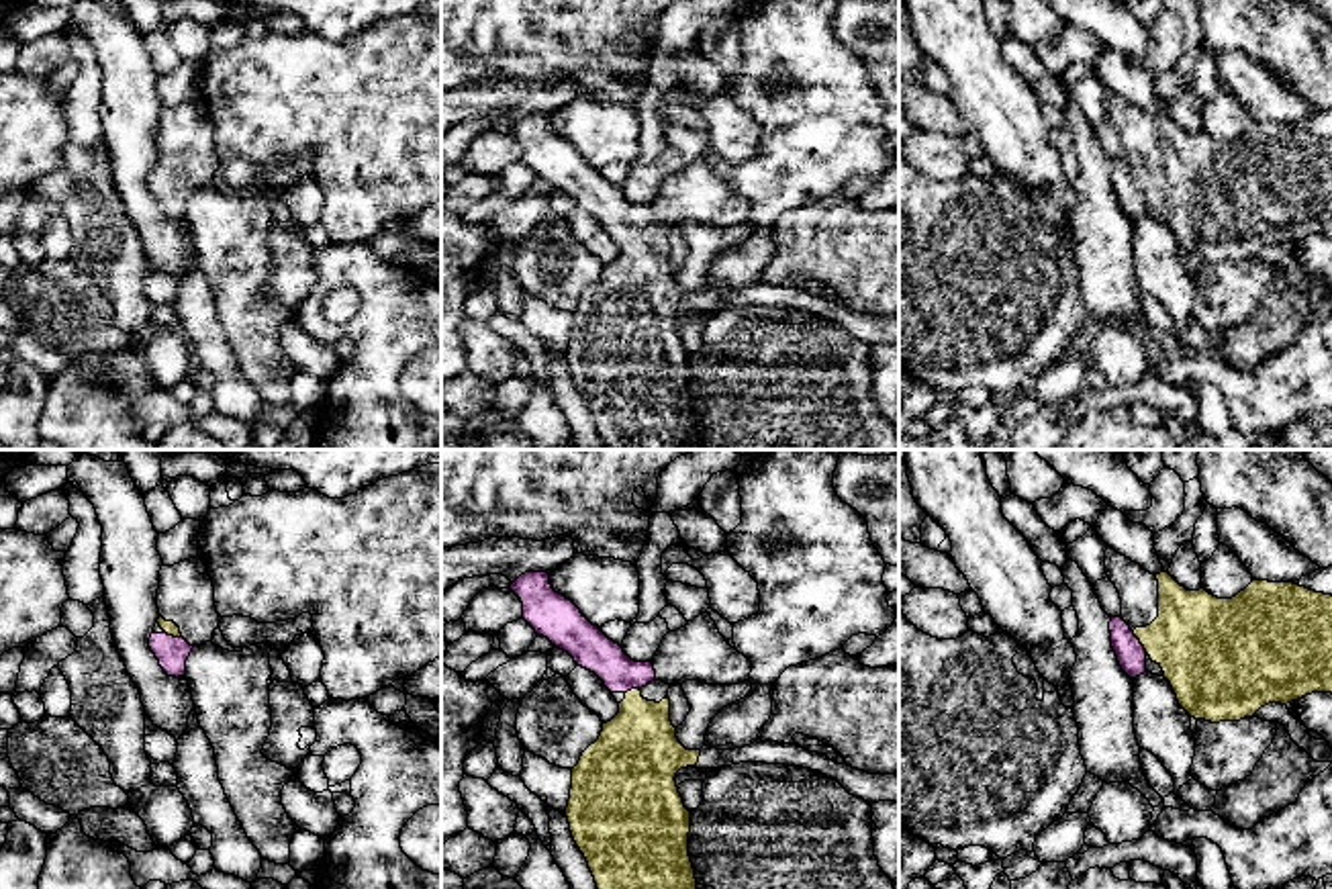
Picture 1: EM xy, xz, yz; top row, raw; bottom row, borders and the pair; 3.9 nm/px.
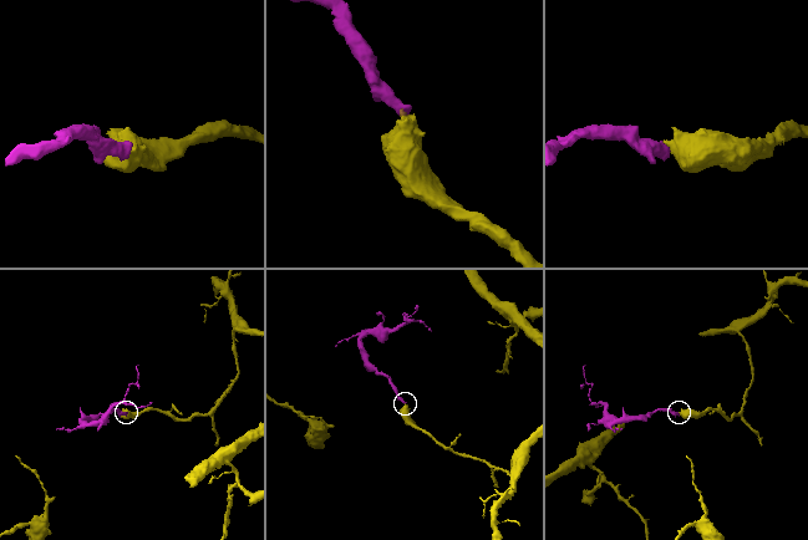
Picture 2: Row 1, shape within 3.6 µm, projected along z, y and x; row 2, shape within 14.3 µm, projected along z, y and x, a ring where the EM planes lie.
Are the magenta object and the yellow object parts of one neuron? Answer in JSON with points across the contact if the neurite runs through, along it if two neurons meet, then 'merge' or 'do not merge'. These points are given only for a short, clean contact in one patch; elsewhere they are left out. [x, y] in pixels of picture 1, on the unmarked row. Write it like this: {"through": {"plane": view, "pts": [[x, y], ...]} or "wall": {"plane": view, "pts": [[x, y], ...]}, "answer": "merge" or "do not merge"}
{"through": {"plane": "yz", "pts": [[1130, 195], [1138, 184], [1202, 184]]}, "answer": "merge"}

